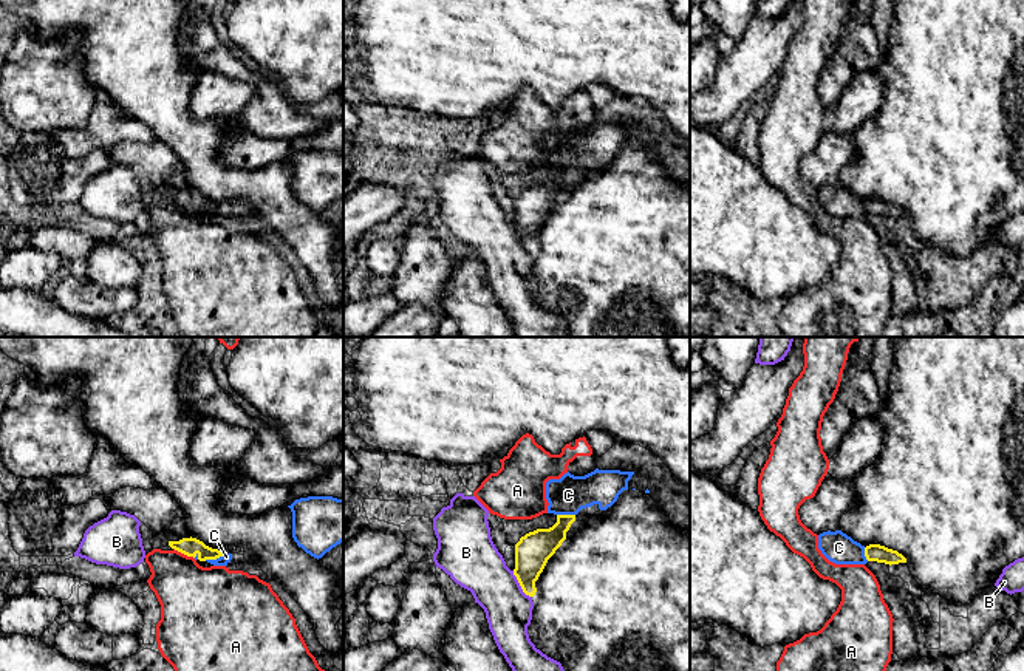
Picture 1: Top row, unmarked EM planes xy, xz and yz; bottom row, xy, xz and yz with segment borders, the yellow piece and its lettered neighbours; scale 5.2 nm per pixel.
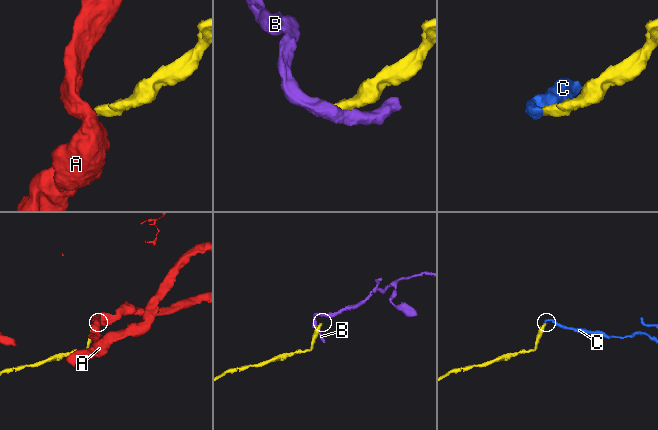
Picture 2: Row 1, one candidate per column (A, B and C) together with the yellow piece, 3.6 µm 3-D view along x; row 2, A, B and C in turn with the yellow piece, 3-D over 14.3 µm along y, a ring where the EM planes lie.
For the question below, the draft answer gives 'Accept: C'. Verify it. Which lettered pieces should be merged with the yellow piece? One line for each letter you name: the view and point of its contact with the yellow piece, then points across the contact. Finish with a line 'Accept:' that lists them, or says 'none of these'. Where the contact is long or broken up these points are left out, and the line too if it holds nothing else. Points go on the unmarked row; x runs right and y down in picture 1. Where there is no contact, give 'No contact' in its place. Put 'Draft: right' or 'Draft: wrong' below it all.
C: Touches yellow at xy (214, 212). Path across: xy (191, 200), (214, 212), (226, 211)
Accept: C
Draft: right

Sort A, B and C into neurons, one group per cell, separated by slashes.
A / B / C

